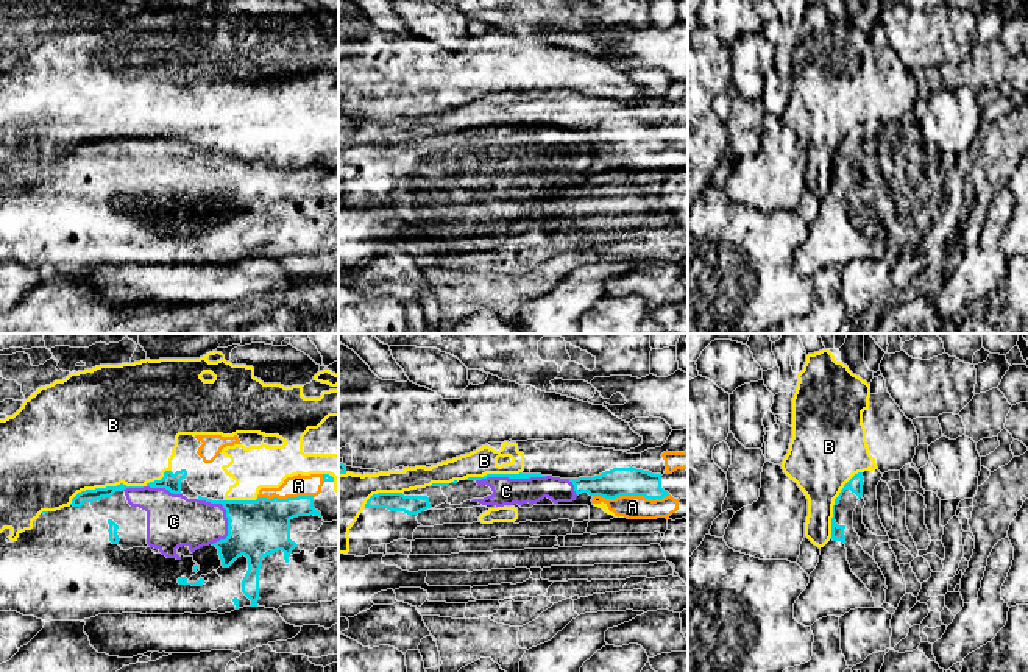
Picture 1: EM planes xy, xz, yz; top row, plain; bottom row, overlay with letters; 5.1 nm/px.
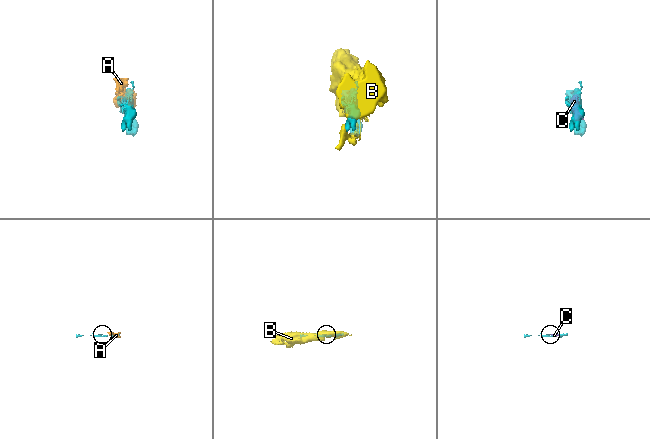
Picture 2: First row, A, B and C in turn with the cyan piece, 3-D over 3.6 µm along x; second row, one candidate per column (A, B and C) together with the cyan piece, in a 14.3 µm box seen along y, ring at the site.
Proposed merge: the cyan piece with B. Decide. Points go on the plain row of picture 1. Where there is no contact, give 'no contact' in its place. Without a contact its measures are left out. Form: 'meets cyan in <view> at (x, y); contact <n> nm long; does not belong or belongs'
meets cyan in xy at (106, 137); contact 400 nm long; does not belong

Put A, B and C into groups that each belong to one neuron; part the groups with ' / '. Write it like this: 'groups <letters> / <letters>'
groups A B / C

